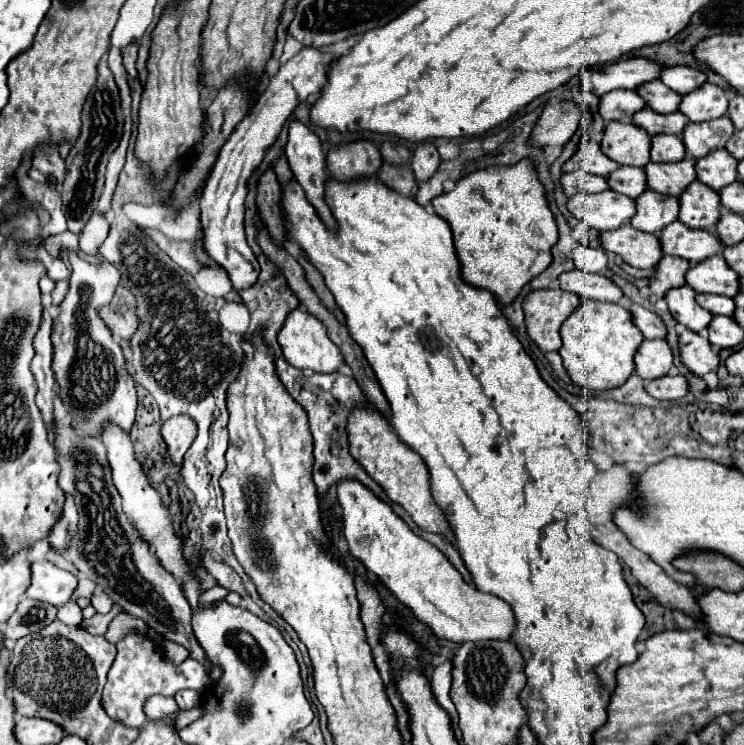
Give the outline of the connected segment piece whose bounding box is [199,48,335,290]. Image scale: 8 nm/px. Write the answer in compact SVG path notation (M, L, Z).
M303 48L279 72L267 82L259 98L255 100L251 112L237 124L227 144L221 148L217 162L211 170L207 186L201 194L201 230L203 230L203 250L205 254L221 266L235 290L245 290L255 284L259 276L259 262L251 252L245 240L245 198L247 182L251 174L259 168L265 158L265 152L275 144L283 124L291 118L295 108L307 100L309 92L319 92L327 82L327 64L333 60L333 54L321 54L315 48Z

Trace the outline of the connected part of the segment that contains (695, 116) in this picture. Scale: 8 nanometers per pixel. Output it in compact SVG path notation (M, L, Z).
M703 84L695 92L689 92L683 96L683 102L679 110L691 120L691 122L705 122L715 120L727 114L727 94L717 84Z

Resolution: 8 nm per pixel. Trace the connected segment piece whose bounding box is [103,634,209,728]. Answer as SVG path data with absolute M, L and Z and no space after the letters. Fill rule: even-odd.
M127 634L125 640L117 642L117 656L111 664L111 670L107 674L107 684L103 688L103 708L107 716L113 720L119 720L121 724L127 724L129 728L141 728L145 722L143 714L143 702L153 694L173 696L177 690L193 688L203 690L209 684L209 674L197 660L185 660L179 666L167 664L163 658L163 652L155 642L151 642L145 634Z

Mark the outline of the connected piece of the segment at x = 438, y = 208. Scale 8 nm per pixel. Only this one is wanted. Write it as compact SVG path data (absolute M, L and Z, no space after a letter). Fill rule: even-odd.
M519 160L519 164L513 166L483 168L483 172L467 174L451 192L437 196L433 200L433 208L437 216L441 216L451 226L463 278L477 288L493 292L495 298L501 298L503 304L513 302L521 288L529 280L537 278L553 260L551 248L559 240L559 232L545 196L545 186L541 184L531 160Z

